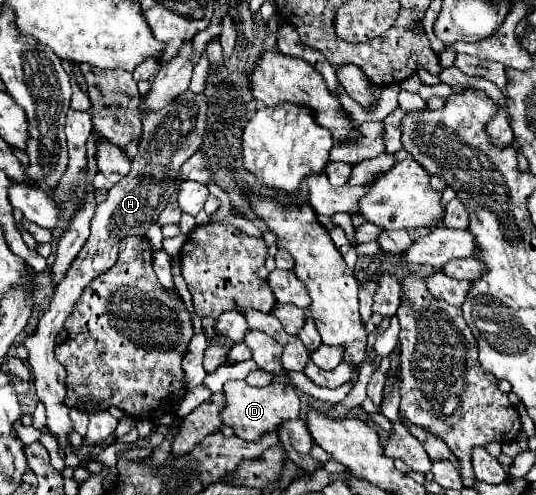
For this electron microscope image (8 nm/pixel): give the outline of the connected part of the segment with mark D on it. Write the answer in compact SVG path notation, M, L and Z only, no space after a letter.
M230 380L224 386L226 392L226 408L222 410L222 420L226 426L234 430L236 436L244 438L246 442L258 442L264 434L276 432L278 426L286 420L294 420L300 416L300 398L296 388L286 382L274 382L266 388L256 388L246 384L244 380Z

